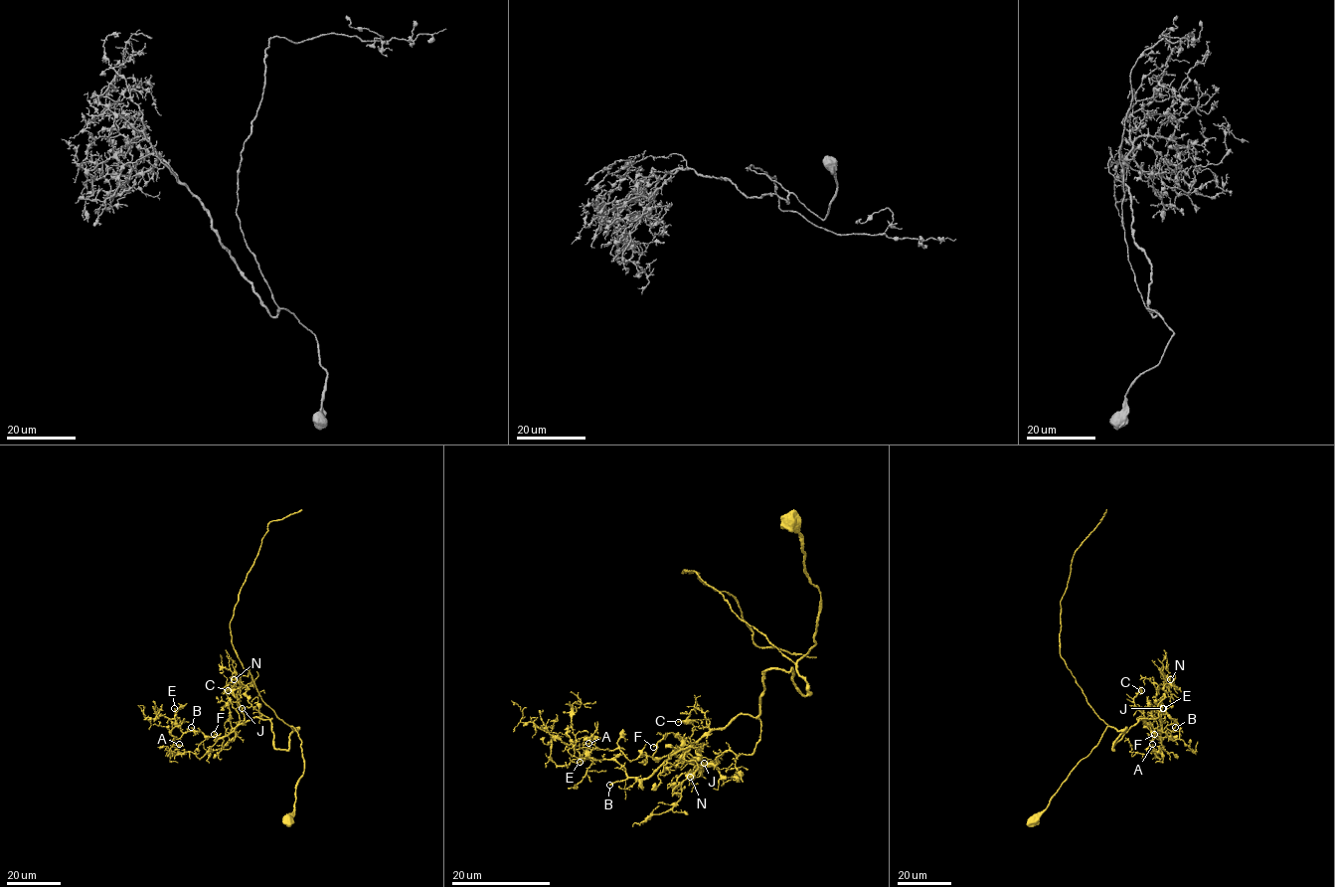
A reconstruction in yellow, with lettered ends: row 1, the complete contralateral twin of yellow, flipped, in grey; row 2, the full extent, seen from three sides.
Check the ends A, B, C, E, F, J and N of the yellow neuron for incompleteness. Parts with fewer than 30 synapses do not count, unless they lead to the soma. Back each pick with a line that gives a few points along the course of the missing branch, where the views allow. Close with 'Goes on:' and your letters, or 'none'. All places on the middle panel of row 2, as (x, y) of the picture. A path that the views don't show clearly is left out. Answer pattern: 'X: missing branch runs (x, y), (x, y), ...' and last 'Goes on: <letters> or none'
B: missing branch runs (609, 785), (599, 785), (590, 773), (573, 780), (558, 759), (550, 759), (544, 770)
C: missing branch runs (678, 722), (674, 737), (658, 744), (642, 743), (623, 720), (603, 719)
E: missing branch runs (580, 762), (569, 765), (554, 760), (549, 754), (552, 747), (539, 743), (537, 728), (529, 733), (525, 729)
Goes on: B, C, E

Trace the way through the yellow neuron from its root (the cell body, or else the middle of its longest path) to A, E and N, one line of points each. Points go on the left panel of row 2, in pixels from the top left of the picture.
A: (287, 821), (304, 770), (296, 728), (287, 751), (274, 747), (271, 722), (257, 717), (200, 759), (179, 744)
E: (287, 821), (304, 770), (296, 728), (280, 750), (268, 720), (209, 737), (183, 733), (174, 708)
N: (287, 821), (304, 770), (301, 741), (291, 726), (296, 728), (288, 749), (276, 749), (272, 718), (234, 679)

